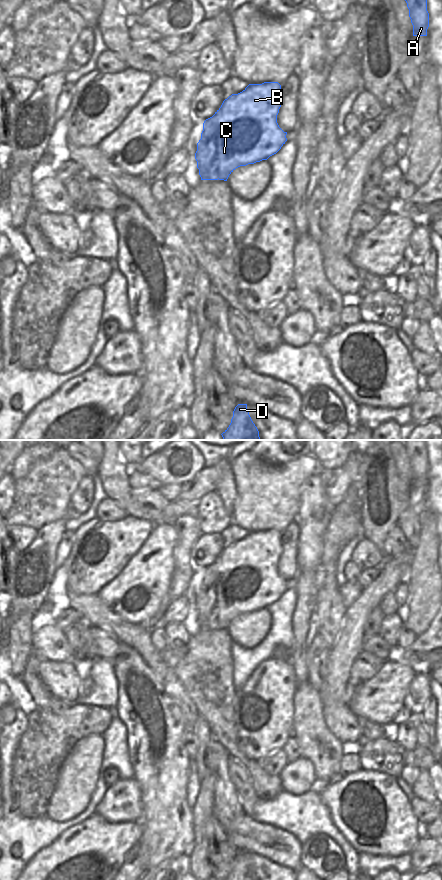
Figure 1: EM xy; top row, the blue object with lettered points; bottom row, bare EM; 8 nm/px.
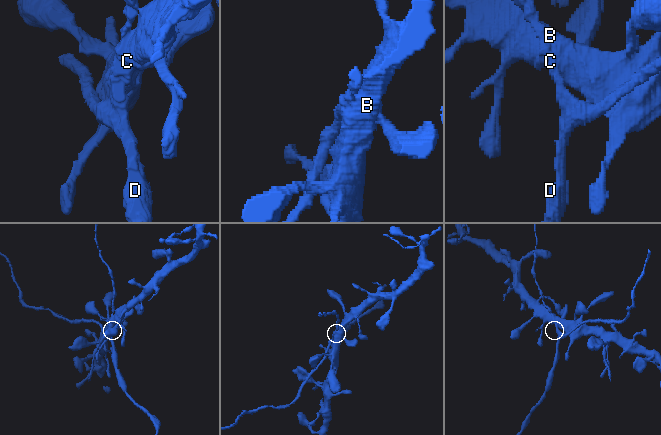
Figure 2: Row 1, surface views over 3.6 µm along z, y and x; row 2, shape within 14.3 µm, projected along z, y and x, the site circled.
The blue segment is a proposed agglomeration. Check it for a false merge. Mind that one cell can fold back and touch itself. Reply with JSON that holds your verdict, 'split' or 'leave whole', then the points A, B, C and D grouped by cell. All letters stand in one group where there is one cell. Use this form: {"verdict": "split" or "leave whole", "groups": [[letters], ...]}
{"verdict": "leave whole", "groups": [["A", "B", "C", "D"]]}

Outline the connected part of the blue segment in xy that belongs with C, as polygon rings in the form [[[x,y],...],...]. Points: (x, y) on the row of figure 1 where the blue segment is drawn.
[[[278,82],[249,84],[242,92],[225,99],[215,114],[204,121],[201,139],[197,143],[195,159],[201,180],[227,181],[236,168],[267,160],[276,154],[287,141],[287,132],[284,132],[277,123],[280,107],[281,85]]]

